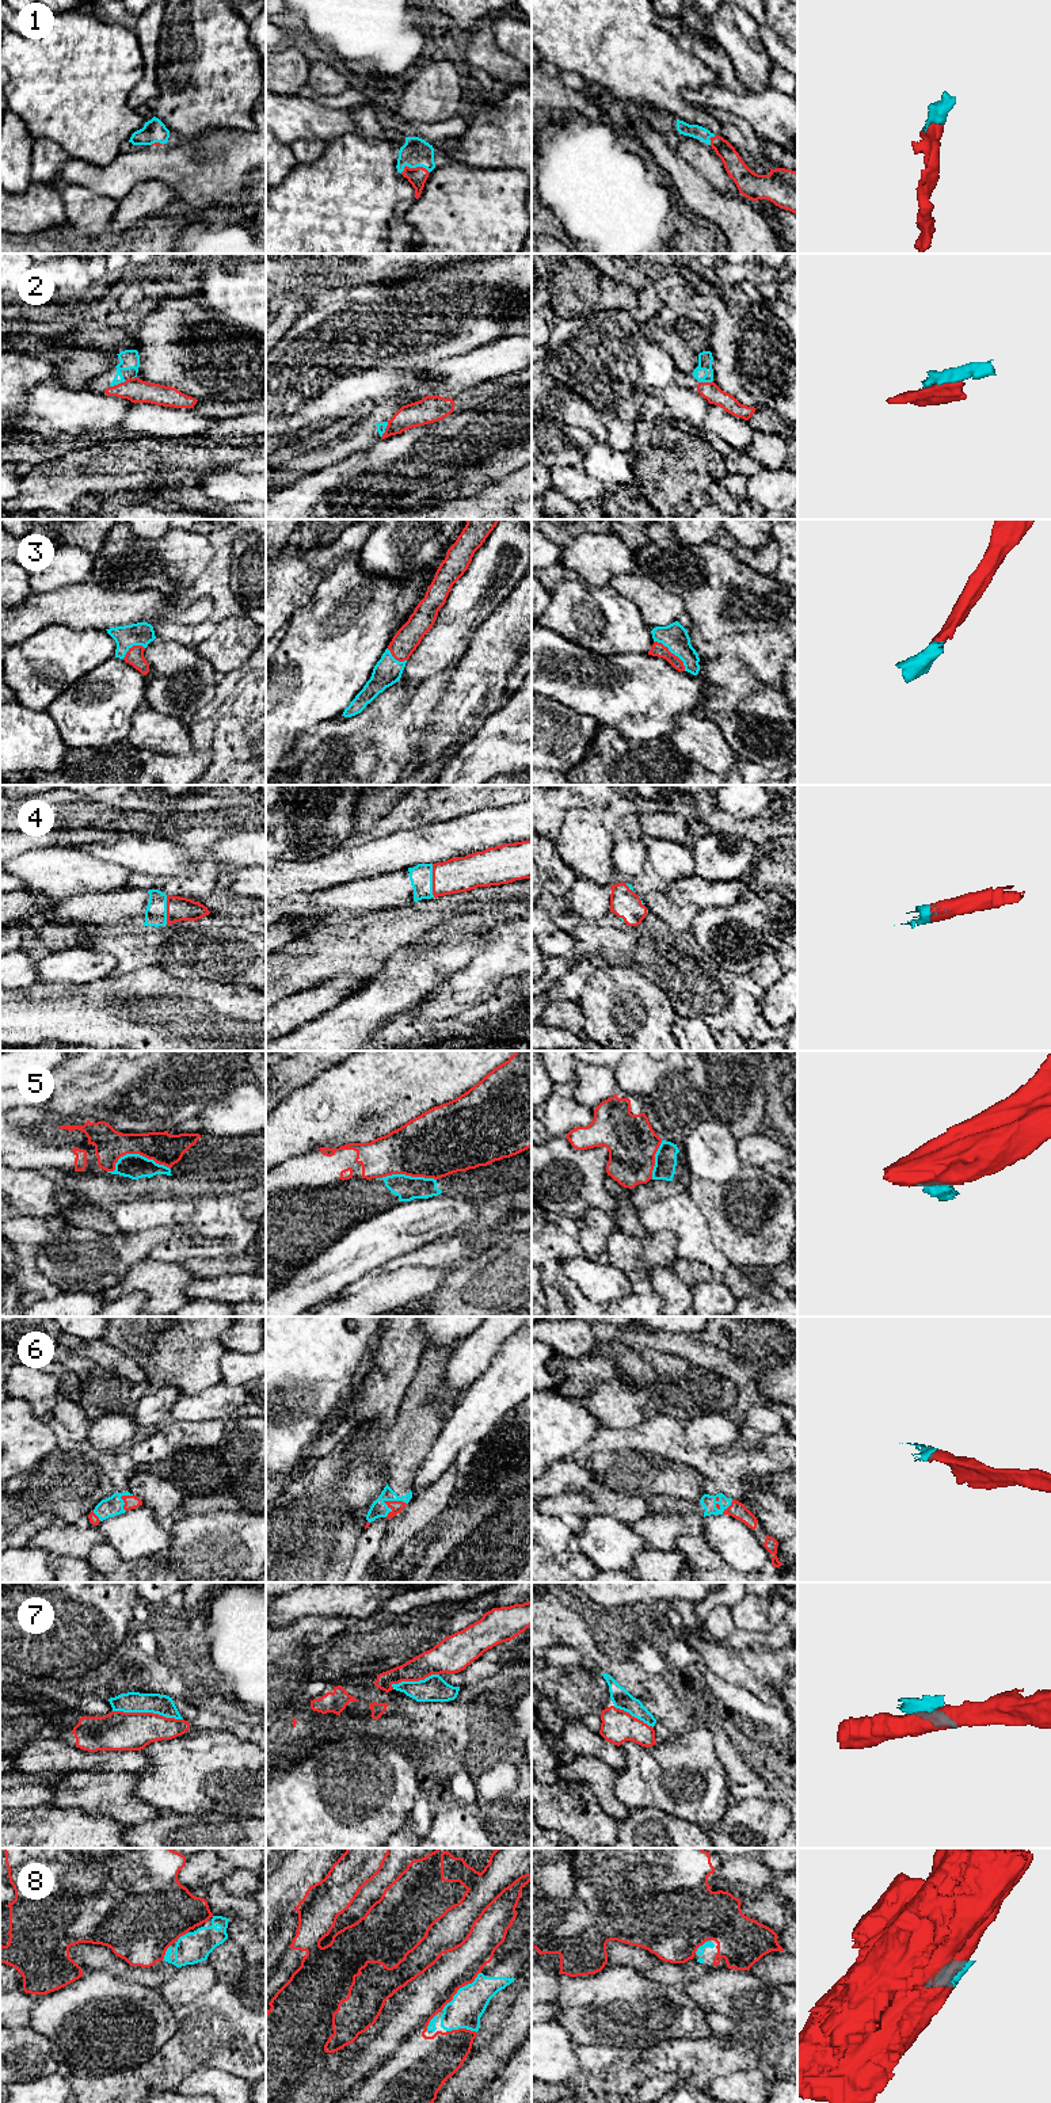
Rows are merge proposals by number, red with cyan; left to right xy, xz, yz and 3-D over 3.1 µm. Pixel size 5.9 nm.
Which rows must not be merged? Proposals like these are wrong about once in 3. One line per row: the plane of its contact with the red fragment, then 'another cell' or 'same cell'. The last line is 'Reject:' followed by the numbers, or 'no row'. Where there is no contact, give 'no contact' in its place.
1: meets red in xz; same cell
2: meets red in xy; another cell
3: meets red in yz; same cell
4: meets red in xz; same cell
5: meets red in xy; another cell
6: meets red in xz; same cell
7: meets red in xy; another cell
8: meets red in xz; another cell
Reject: 2, 5, 7, 8

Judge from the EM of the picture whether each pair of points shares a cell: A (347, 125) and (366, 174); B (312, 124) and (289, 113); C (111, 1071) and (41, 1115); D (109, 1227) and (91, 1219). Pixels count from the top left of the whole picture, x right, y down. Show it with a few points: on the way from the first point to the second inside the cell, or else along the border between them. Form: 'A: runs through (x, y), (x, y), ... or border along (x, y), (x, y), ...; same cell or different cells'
A: border along (349, 109), (355, 129), (335, 136), (326, 145); different cells
B: runs through (307, 119), (294, 118); same cell
C: border along (42, 1107), (79, 1117); different cells
D: runs through (105, 1225), (95, 1219); same cell

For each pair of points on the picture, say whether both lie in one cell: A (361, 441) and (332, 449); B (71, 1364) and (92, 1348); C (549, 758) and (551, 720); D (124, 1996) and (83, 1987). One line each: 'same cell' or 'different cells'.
A: same cell
B: different cells
C: same cell
D: same cell

